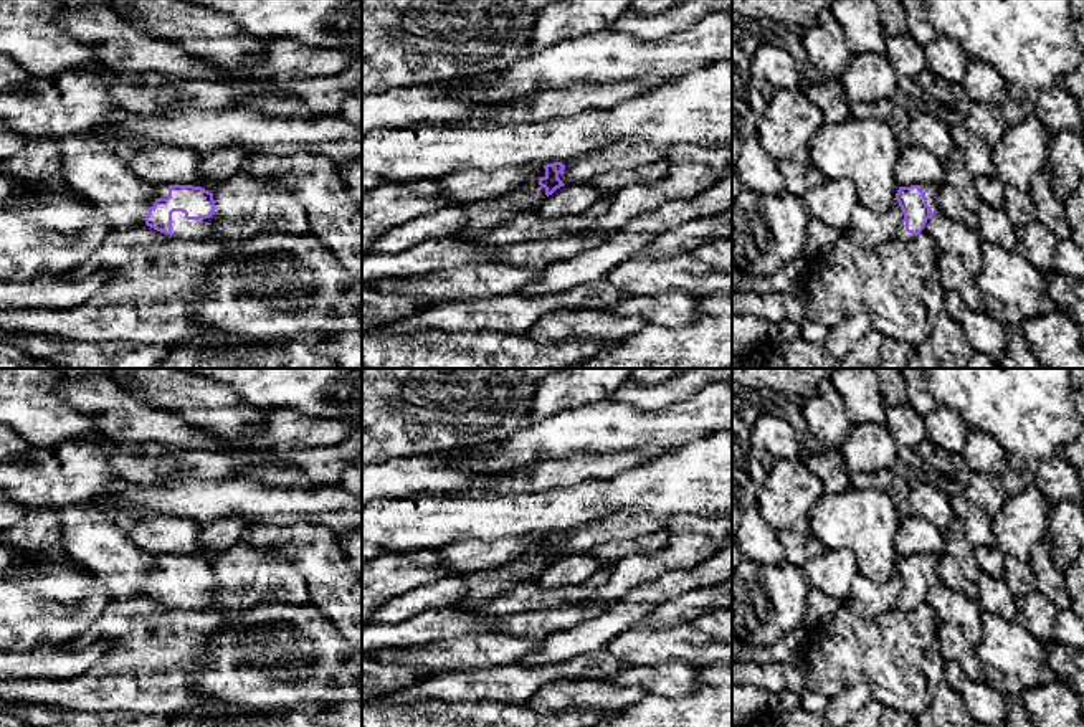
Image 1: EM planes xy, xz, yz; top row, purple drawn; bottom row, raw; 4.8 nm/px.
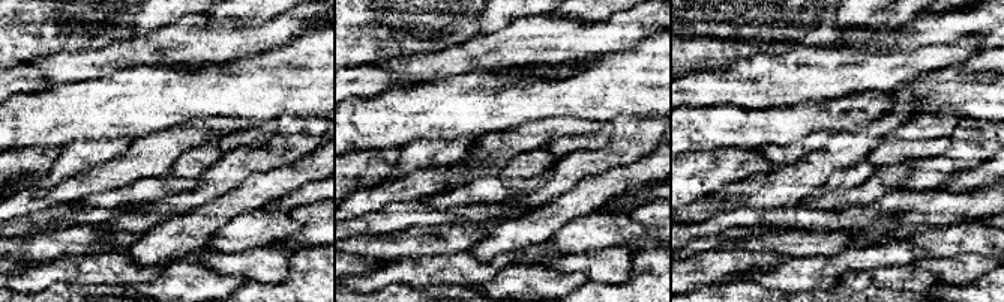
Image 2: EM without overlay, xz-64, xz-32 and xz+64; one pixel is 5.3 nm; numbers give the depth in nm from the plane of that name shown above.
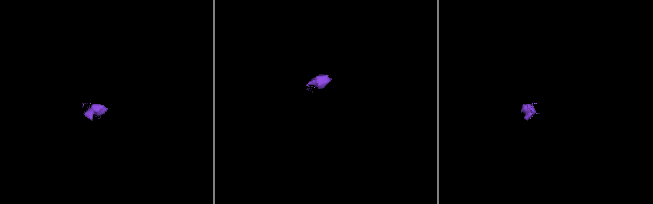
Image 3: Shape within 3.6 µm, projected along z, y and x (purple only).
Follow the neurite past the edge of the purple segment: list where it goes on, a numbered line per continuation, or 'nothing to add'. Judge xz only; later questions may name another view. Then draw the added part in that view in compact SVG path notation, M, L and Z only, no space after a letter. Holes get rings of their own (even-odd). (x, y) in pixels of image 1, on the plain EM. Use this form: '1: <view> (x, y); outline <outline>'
1: xz (484, 585); outline M534 549L522 557L516 557L509 563L469 573L469 592L454 605L454 608L478 611L517 583L537 583L545 568L545 558L539 555L539 549Z

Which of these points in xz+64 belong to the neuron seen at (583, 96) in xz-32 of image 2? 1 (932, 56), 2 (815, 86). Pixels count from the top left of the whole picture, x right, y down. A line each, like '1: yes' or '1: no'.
1: no
2: no

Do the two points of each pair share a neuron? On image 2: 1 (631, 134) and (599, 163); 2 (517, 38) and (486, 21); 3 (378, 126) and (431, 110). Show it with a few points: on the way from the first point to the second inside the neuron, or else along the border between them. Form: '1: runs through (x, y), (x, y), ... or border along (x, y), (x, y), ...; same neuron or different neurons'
1: runs through (623, 141), (607, 158); same neuron
2: border along (533, 15), (515, 18), (485, 33); different neurons
3: runs through (392, 119), (417, 111); same neuron

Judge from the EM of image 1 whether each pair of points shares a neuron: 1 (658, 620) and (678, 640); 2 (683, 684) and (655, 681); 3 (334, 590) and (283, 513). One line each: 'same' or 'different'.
1: different
2: same
3: different

